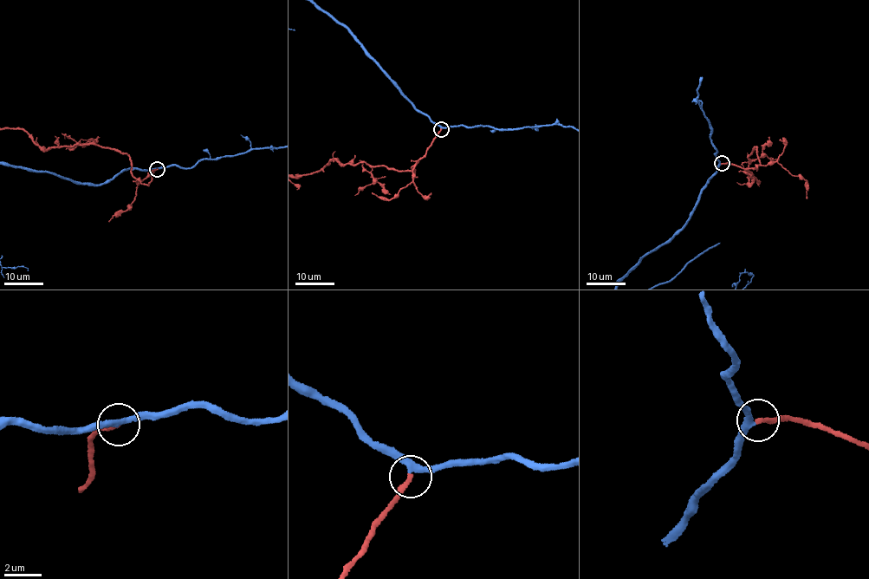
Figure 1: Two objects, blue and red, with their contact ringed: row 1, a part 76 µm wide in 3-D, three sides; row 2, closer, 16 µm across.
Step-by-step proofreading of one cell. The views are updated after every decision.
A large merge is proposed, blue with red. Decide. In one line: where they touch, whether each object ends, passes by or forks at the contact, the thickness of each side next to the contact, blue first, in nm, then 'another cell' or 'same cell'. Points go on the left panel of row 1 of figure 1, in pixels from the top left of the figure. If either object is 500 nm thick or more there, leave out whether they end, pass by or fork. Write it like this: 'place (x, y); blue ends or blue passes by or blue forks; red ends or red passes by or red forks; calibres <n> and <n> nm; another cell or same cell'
place (157, 169); blue passes by; red ends; calibres 280 and 240 nm; same cell

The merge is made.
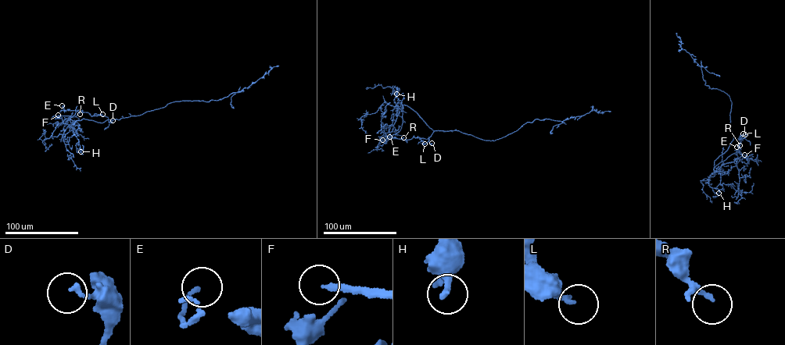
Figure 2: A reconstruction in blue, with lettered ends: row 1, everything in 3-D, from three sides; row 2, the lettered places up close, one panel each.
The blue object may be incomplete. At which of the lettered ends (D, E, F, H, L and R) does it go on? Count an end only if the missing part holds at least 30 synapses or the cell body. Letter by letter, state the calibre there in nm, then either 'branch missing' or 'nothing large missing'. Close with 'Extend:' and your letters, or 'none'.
D: calibre 170 nm; nothing large missing
E: calibre 130 nm; nothing large missing
F: calibre 140 nm; branch missing
H: calibre 200 nm; branch missing
L: calibre 150 nm; nothing large missing
R: calibre 120 nm; nothing large missing
Extend: F, H

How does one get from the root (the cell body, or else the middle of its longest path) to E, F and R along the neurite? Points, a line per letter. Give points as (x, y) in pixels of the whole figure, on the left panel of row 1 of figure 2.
E: (141, 114), (113, 119), (110, 122), (105, 116), (92, 116), (80, 110), (65, 111), (62, 105)
F: (141, 114), (102, 122), (83, 119), (76, 121), (79, 119), (74, 116), (58, 115)
R: (141, 114), (113, 119), (111, 122), (105, 116), (92, 116), (87, 112), (77, 111), (80, 114)

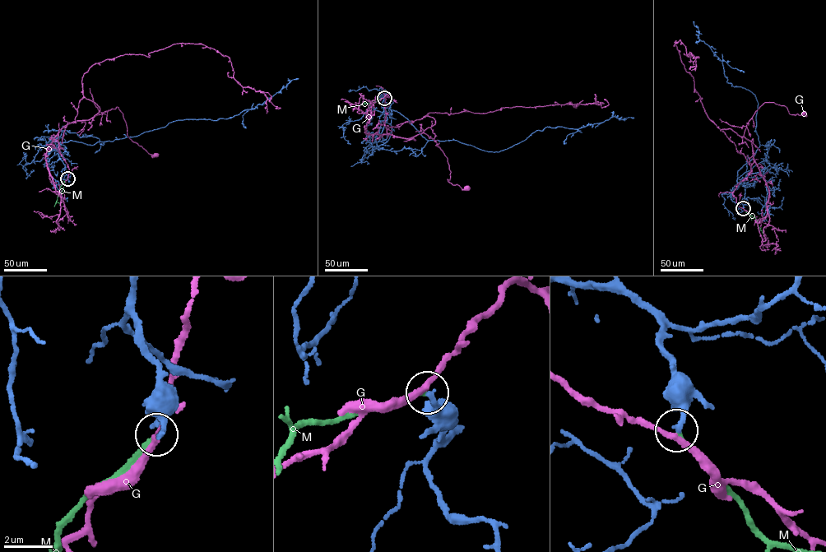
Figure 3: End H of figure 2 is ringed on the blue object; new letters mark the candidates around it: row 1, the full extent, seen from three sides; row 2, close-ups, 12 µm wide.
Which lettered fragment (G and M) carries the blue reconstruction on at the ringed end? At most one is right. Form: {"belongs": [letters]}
{"belongs": ["M"]}

